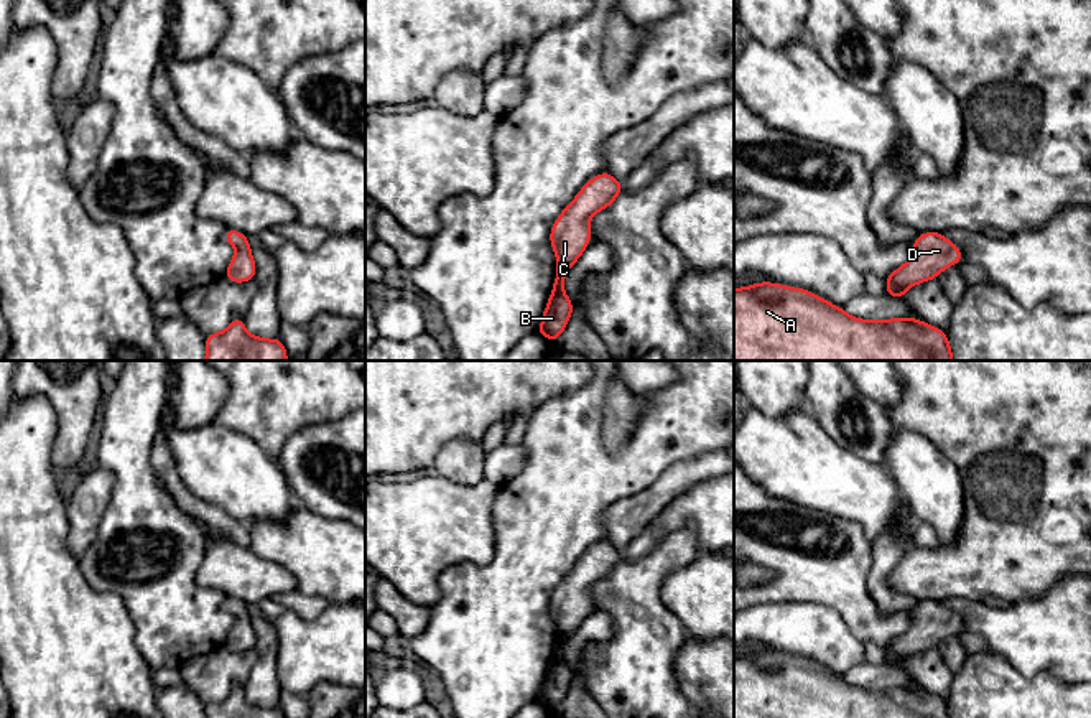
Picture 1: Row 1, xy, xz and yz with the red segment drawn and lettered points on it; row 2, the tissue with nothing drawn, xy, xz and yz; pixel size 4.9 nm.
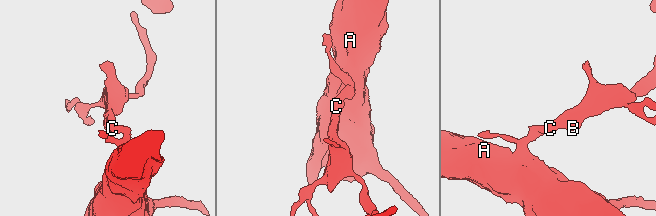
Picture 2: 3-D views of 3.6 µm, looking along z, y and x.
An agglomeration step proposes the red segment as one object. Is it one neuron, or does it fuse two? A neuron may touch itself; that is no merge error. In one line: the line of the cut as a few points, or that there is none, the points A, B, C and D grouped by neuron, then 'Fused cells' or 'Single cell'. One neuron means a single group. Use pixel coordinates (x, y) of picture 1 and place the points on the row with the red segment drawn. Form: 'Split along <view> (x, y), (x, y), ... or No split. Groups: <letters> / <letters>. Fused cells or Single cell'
No split. Groups: A B C D. Single cell

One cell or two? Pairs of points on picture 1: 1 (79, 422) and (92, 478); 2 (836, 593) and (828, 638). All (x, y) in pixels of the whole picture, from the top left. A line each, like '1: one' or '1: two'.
1: two
2: two

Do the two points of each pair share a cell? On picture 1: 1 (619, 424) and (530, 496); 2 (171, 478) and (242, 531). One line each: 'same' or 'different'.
1: different
2: same

